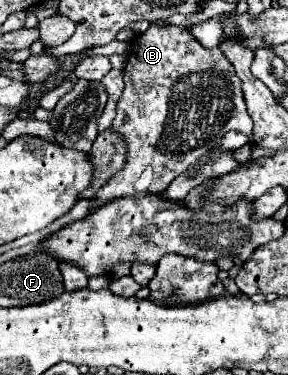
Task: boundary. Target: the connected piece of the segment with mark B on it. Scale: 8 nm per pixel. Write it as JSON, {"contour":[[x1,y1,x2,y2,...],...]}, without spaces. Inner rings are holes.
{"contour":[[155,21,145,33,137,35,127,57,123,83,125,89,117,101,117,115,111,129,121,133,129,145,127,163,101,187,93,207,113,197,165,191,179,173,217,149,217,143,229,131,249,137,249,161,269,155,267,149,253,145,253,121,245,109,243,85,231,61,221,49,201,47,187,27]]}

